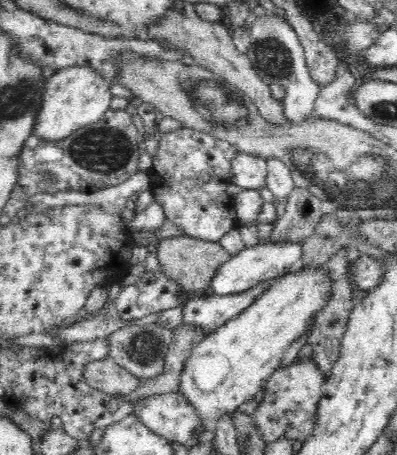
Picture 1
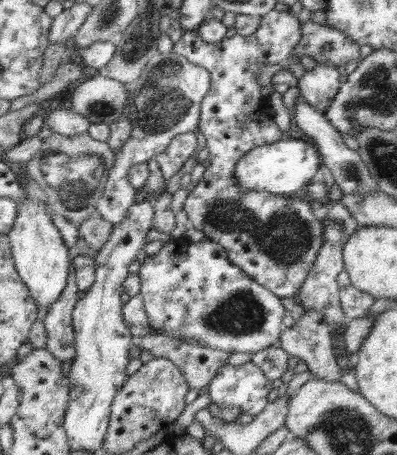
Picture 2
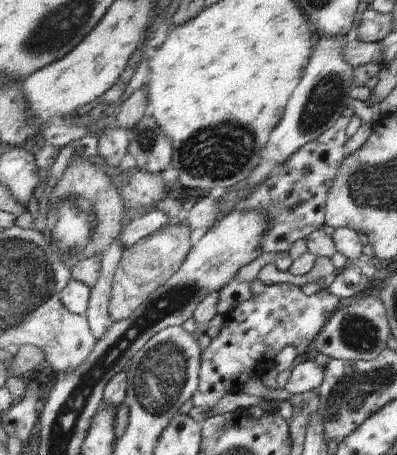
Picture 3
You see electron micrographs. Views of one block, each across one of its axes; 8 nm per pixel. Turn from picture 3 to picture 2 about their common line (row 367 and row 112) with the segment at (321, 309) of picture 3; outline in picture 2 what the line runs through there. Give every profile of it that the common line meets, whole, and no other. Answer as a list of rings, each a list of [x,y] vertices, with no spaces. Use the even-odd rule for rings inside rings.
[[[273,10],[261,20],[259,30],[253,36],[233,36],[217,44],[205,42],[199,30],[185,30],[175,52],[187,56],[197,66],[211,72],[211,92],[203,100],[201,130],[207,138],[209,168],[201,182],[189,192],[183,206],[189,226],[203,230],[213,242],[227,248],[233,264],[241,266],[259,284],[265,284],[281,298],[297,298],[305,286],[305,280],[317,266],[319,254],[325,248],[325,220],[319,220],[313,212],[313,204],[307,194],[283,196],[265,190],[253,190],[241,194],[237,168],[245,156],[253,150],[275,144],[289,138],[289,132],[281,130],[275,118],[267,112],[269,106],[259,106],[267,100],[259,82],[259,74],[267,64],[285,64],[295,54],[297,46],[305,40],[305,30],[299,18],[289,10]]]

